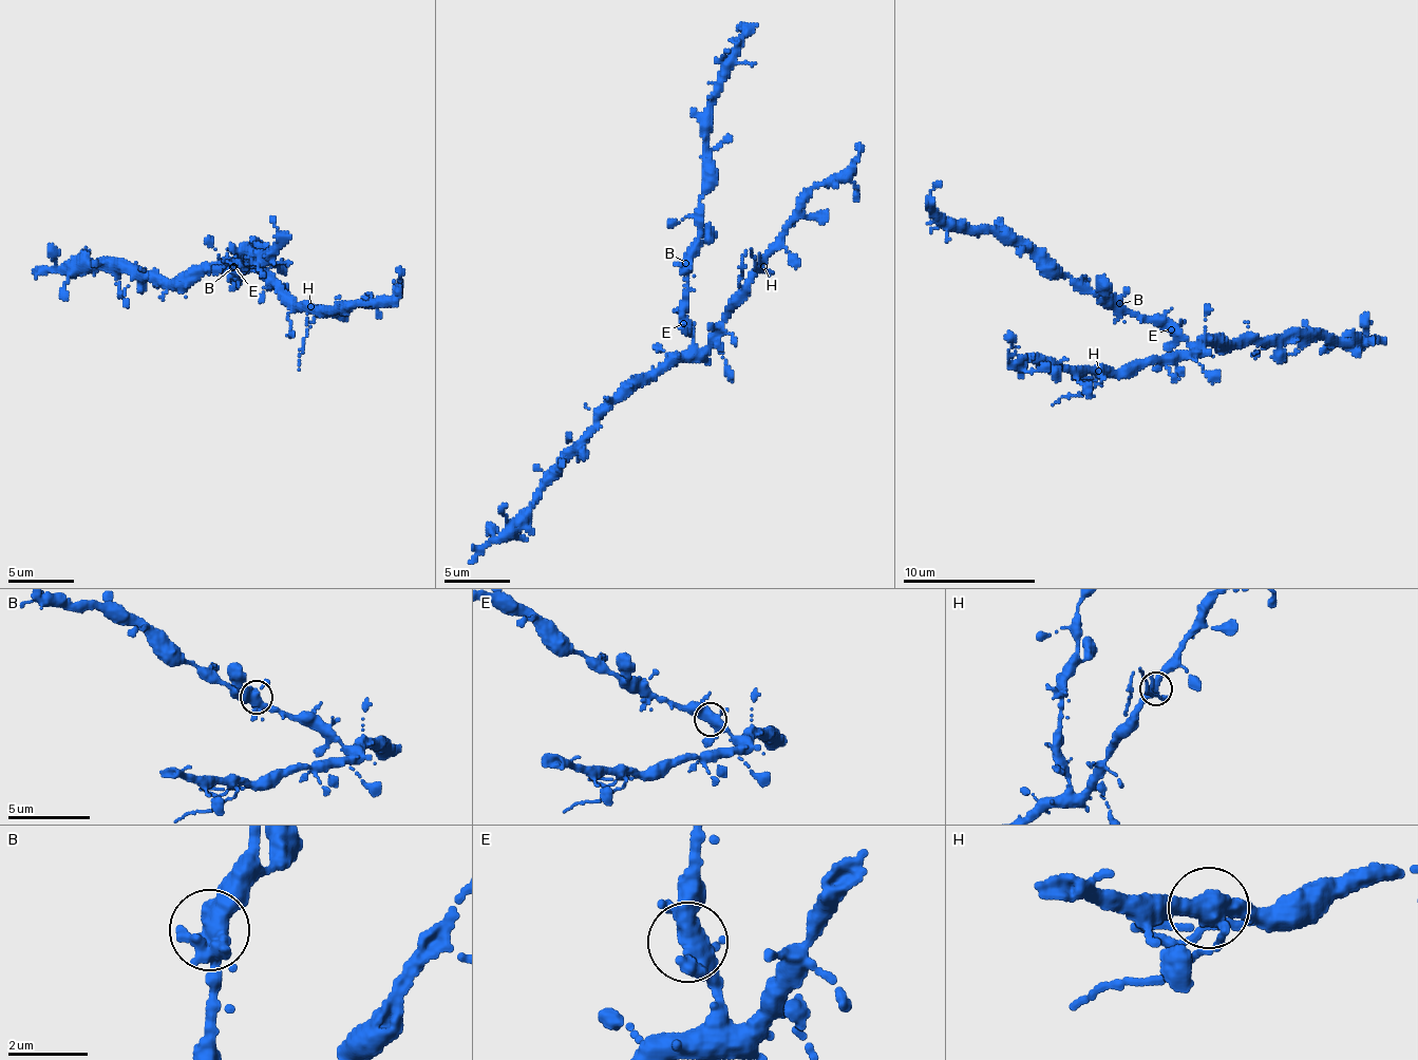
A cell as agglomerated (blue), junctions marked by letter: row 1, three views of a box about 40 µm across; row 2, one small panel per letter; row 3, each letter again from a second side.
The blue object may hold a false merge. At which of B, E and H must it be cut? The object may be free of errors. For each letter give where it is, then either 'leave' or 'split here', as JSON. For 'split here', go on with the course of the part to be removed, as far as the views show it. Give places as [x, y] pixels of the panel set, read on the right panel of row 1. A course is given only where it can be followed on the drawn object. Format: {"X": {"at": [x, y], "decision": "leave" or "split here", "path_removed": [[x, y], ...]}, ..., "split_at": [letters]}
{"B": {"at": [1119, 303], "decision": "leave"}, "E": {"at": [1171, 329], "decision": "leave"}, "H": {"at": [1098, 371], "decision": "leave"}, "split_at": []}

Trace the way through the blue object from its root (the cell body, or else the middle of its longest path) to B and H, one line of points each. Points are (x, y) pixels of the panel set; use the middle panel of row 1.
B: (691, 325), (687, 317), (687, 266), (684, 262)
H: (691, 325), (689, 336), (703, 349), (710, 344), (713, 329), (726, 316), (726, 307), (733, 296), (763, 266)

